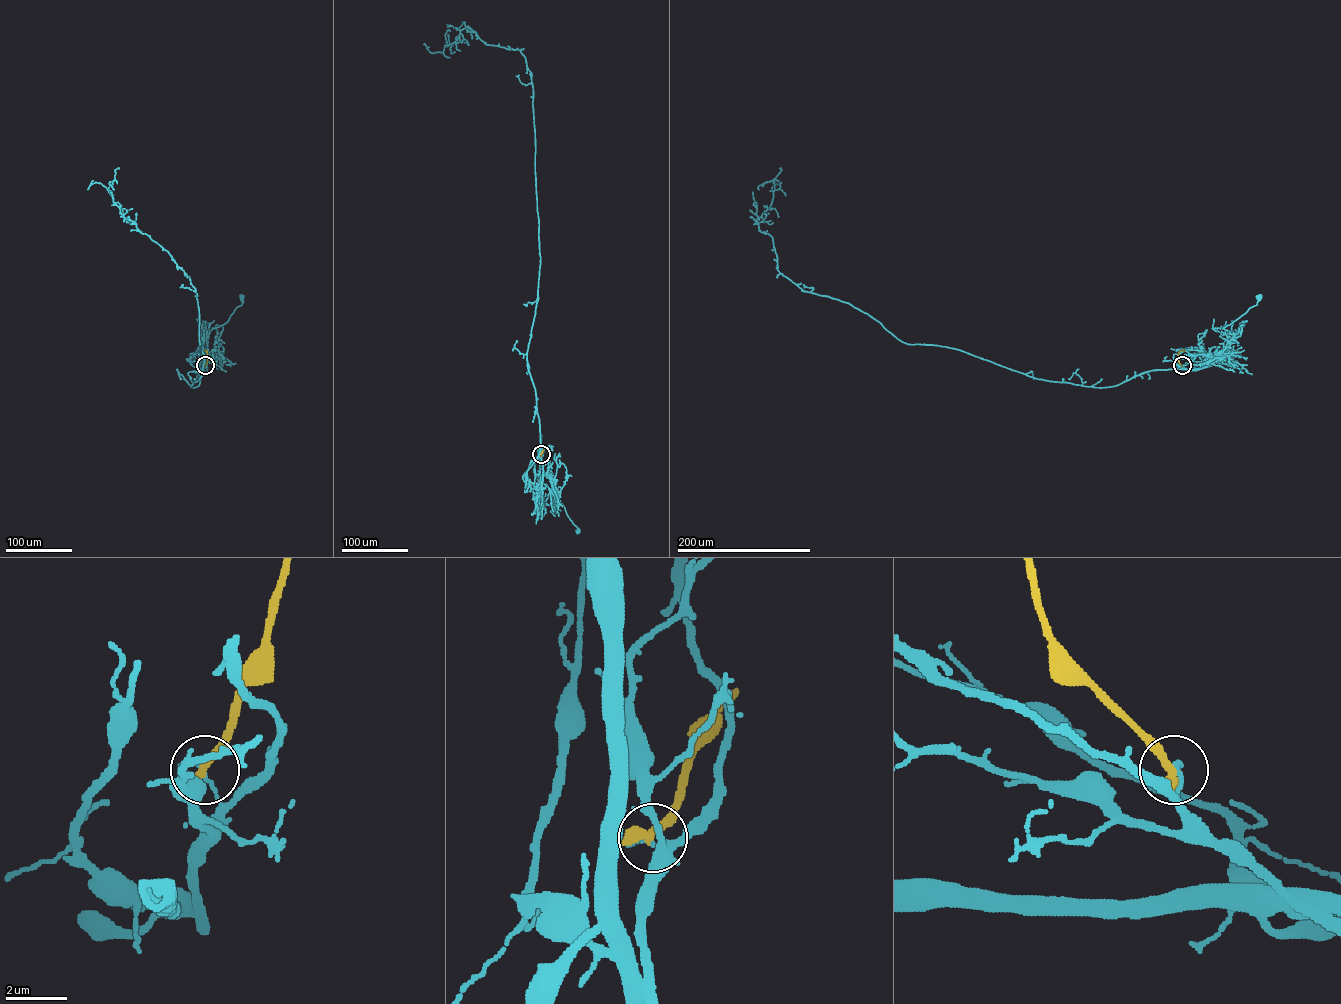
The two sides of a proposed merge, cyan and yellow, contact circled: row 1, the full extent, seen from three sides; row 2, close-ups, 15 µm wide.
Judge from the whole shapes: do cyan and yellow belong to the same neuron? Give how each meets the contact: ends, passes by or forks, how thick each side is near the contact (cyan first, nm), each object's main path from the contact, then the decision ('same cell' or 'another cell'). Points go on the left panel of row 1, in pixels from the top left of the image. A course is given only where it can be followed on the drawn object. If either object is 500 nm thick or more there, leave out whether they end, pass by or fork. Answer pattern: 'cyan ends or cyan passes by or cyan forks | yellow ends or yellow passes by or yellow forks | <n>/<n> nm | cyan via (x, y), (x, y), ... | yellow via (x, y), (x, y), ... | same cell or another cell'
cyan ends | yellow ends | 150/440 nm | cyan via (205, 365), (204, 354), (210, 331), (228, 320), (242, 304), (241, 297) | yellow via (205, 365), (207, 354), (204, 351) | another cell

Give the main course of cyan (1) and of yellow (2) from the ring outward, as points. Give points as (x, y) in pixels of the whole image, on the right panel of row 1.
1: (1182, 365), (1199, 368), (1223, 354), (1231, 342), (1224, 328), (1257, 304), (1260, 297)
2: (1182, 365), (1178, 354), (1184, 351)

